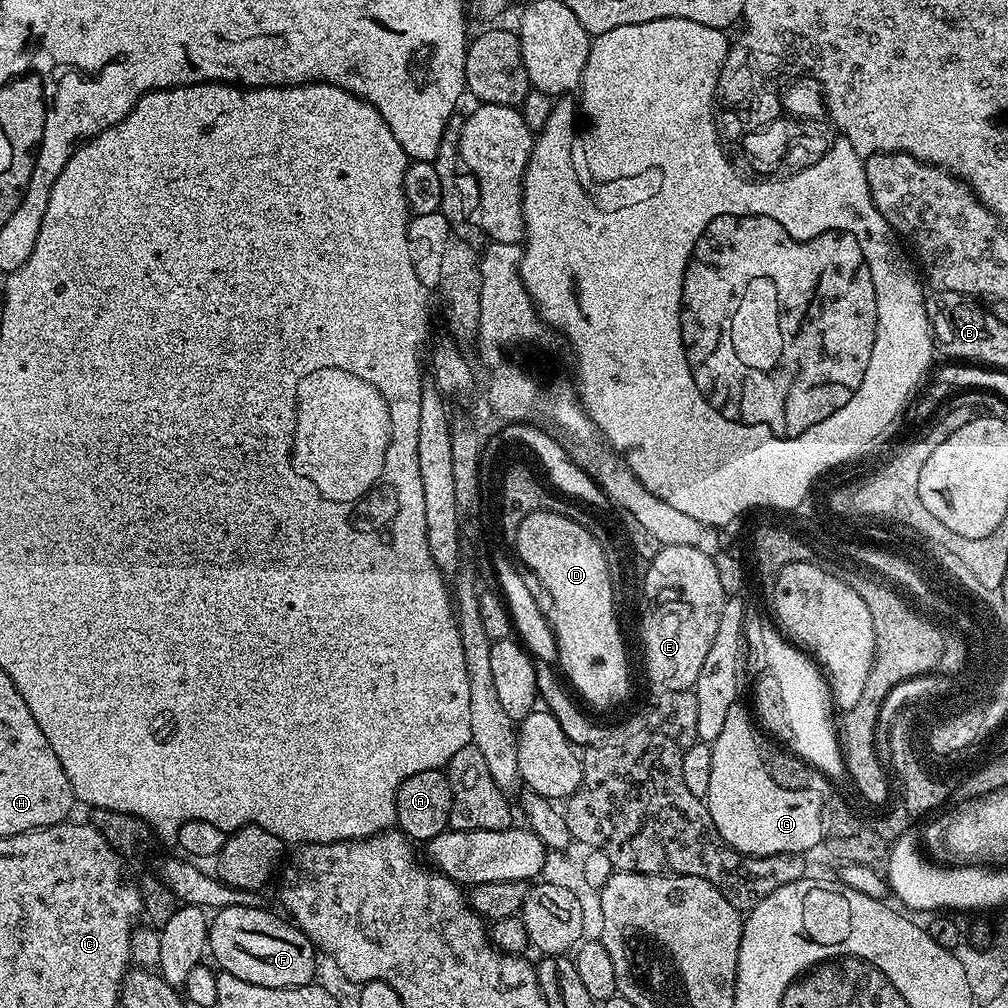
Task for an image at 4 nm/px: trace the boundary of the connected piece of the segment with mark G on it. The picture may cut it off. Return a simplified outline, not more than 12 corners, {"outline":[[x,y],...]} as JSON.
{"outline":[[730,706],[711,744],[710,818],[745,856],[824,839],[826,797],[780,792],[753,713]]}

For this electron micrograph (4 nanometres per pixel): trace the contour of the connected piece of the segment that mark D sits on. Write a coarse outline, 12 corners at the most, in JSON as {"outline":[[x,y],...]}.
{"outline":[[562,514],[522,518],[521,562],[552,599],[581,701],[628,692],[604,556]]}

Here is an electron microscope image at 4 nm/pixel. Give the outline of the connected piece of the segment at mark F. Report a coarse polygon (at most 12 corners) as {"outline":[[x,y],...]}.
{"outline":[[268,908],[211,917],[223,971],[258,986],[313,983],[317,949]]}

